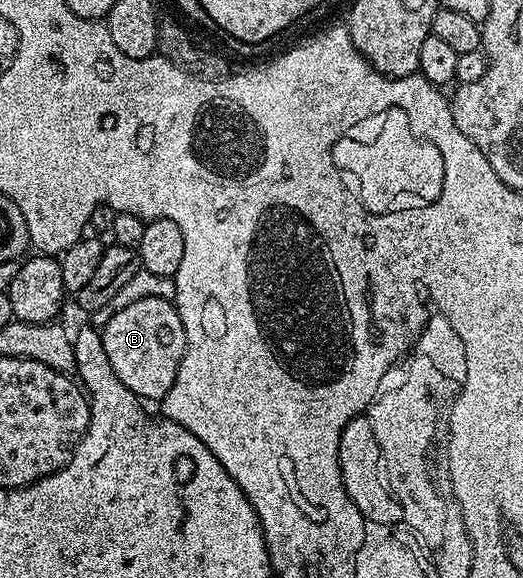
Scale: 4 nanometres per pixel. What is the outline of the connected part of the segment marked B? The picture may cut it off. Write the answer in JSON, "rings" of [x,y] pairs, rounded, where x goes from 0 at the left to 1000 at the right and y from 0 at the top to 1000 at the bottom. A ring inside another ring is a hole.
{"rings":[[[277,514],[270,521],[254,521],[195,561],[193,578],[216,645],[224,645],[224,652],[256,683],[273,694],[304,694],[315,680],[323,680],[358,602],[354,569],[329,519]]]}

